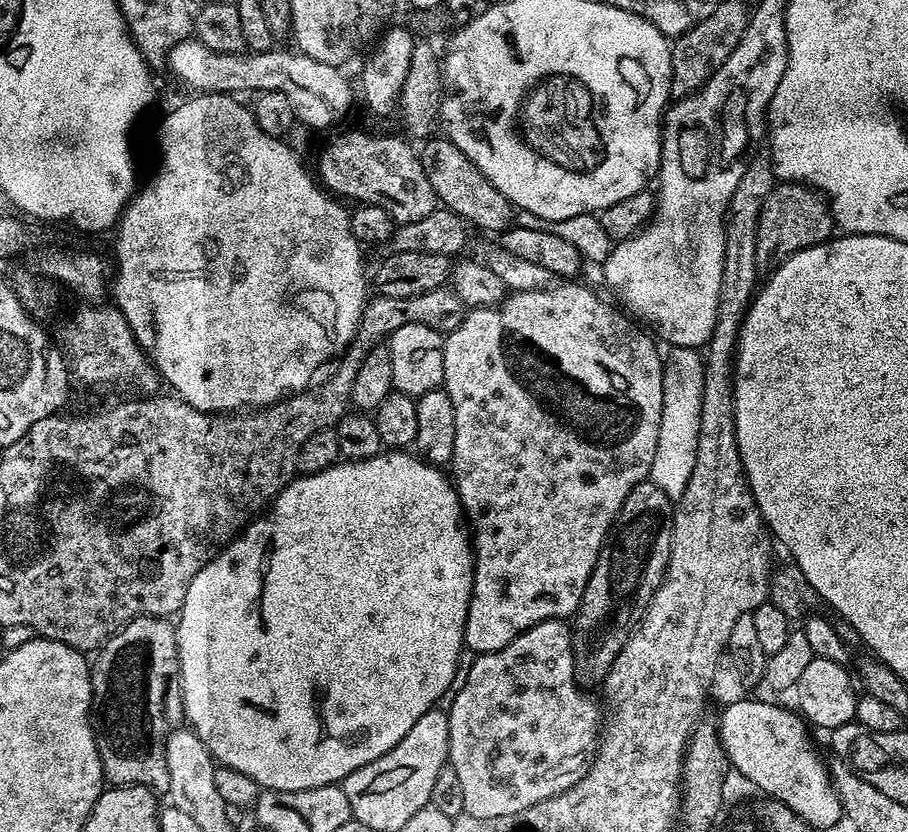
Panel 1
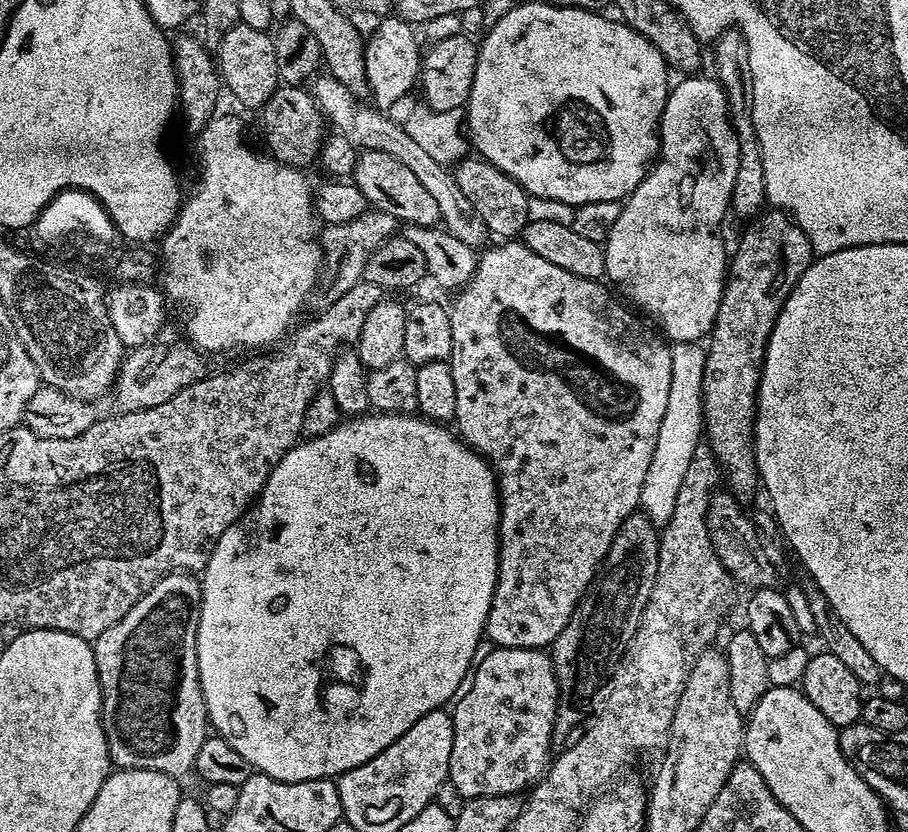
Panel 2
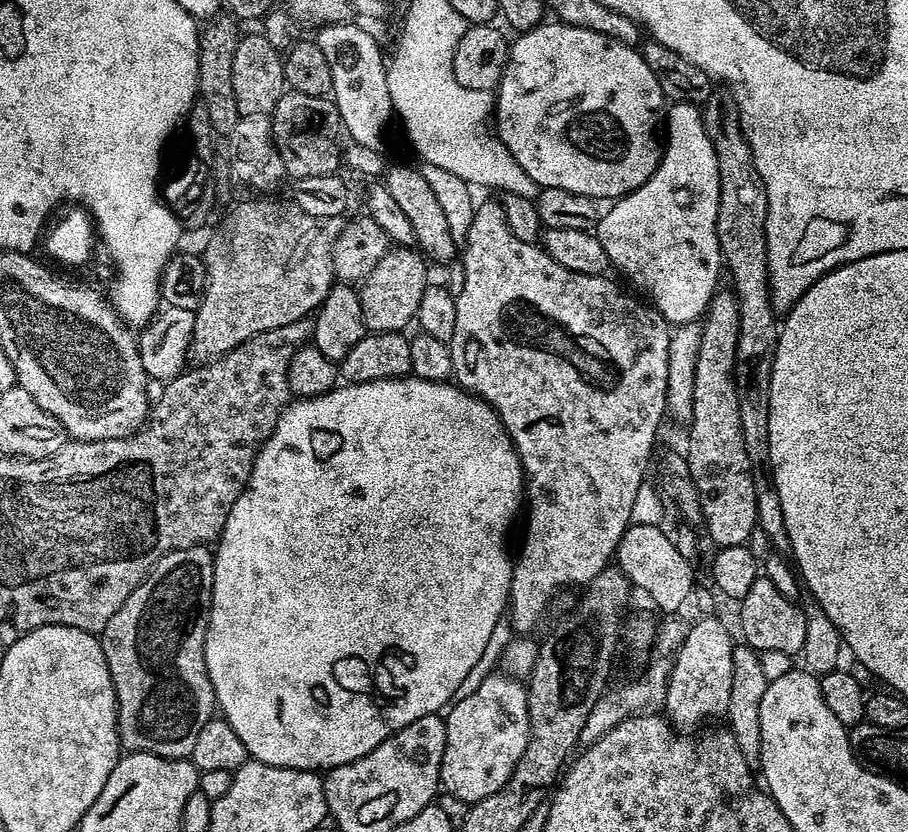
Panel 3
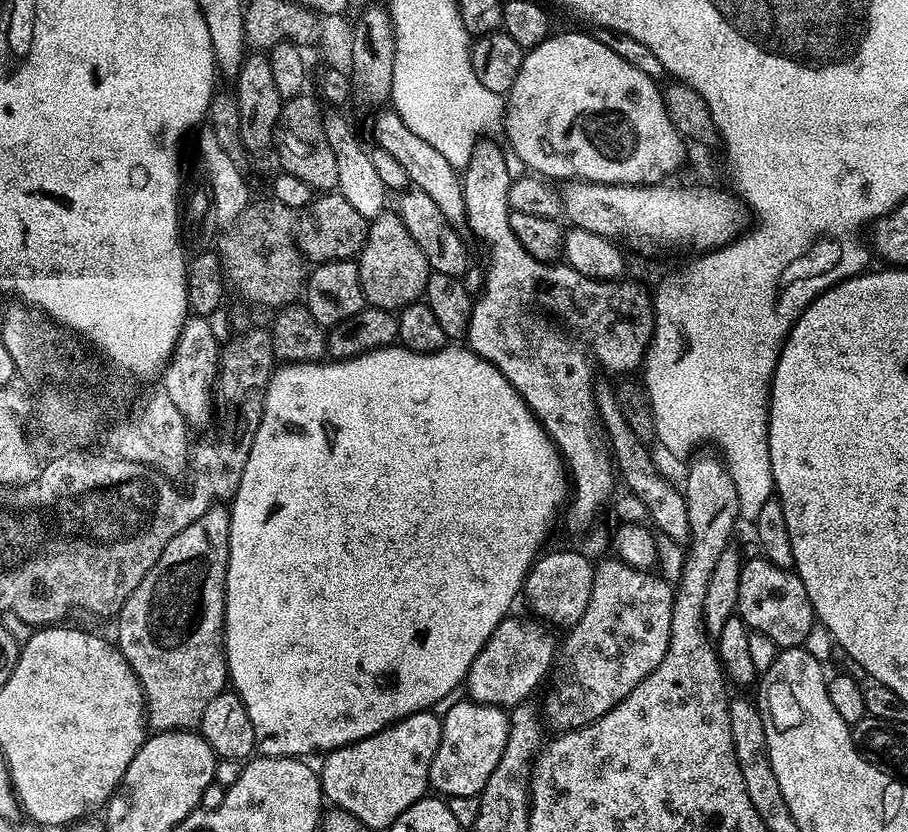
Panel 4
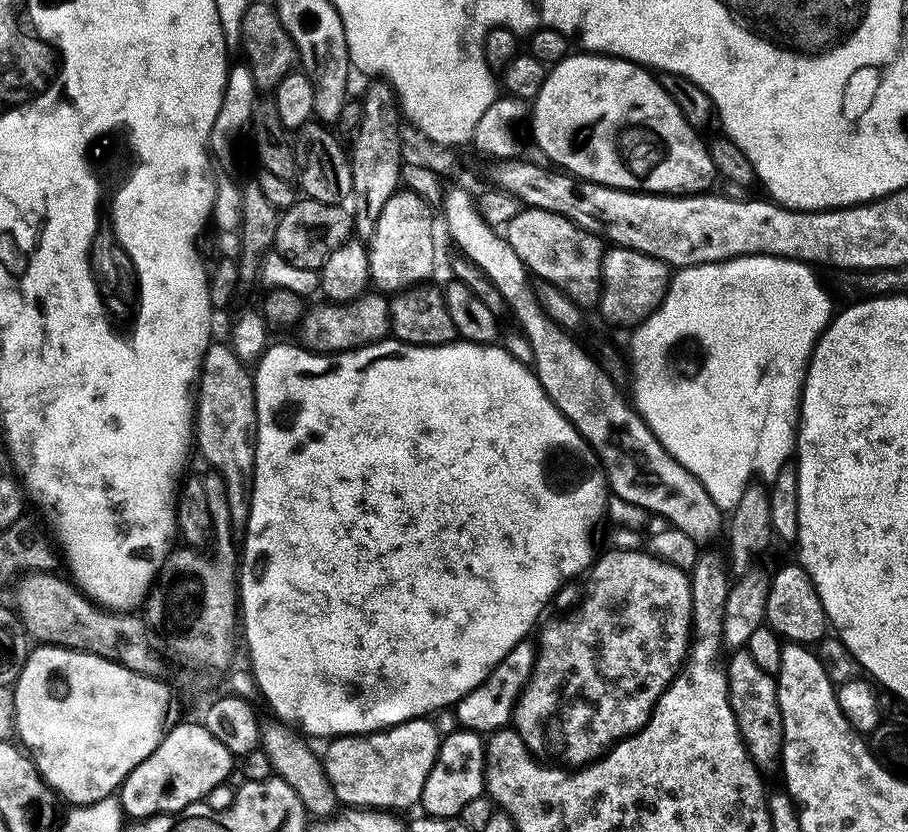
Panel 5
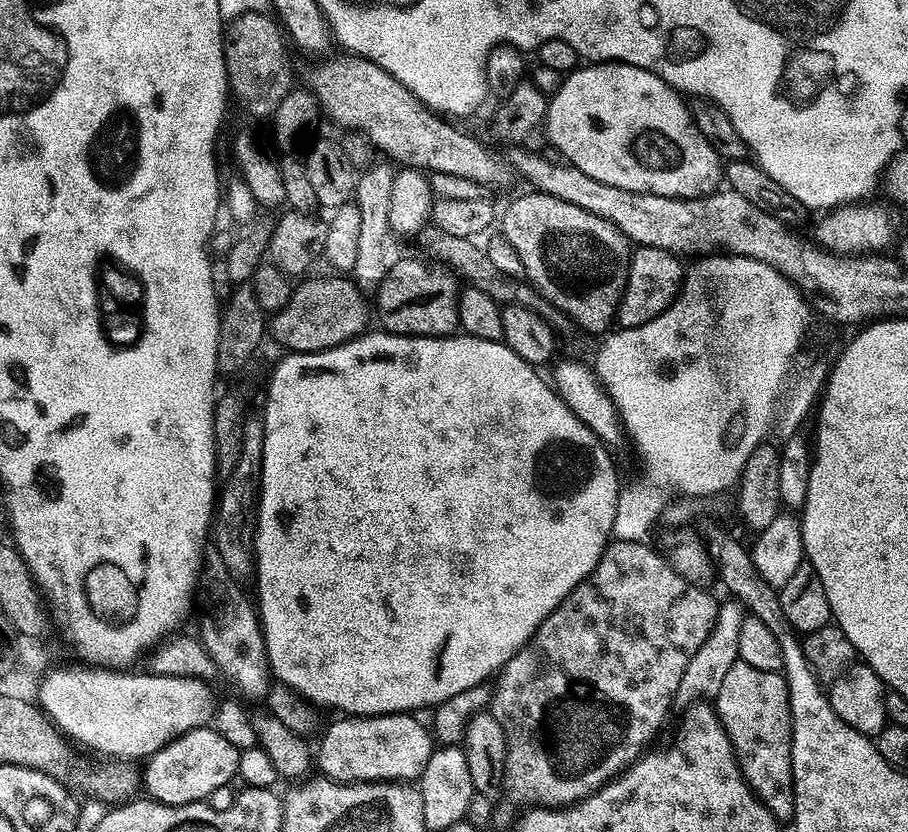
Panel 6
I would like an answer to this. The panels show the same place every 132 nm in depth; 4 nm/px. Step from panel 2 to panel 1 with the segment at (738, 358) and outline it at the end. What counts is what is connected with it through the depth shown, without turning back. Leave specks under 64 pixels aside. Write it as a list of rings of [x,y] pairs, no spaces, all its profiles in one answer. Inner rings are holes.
[[[803,182],[777,183],[770,190],[766,202],[762,202],[762,214],[758,214],[756,267],[760,270],[777,268],[795,252],[822,244],[833,236],[832,205],[820,189]]]

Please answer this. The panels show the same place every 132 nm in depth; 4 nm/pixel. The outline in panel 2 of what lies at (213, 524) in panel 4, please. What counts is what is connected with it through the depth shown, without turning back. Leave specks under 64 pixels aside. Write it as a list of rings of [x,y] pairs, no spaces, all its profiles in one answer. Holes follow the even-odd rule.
[[[191,572],[168,573],[129,610],[122,622],[114,622],[92,644],[104,696],[100,720],[104,723],[109,761],[117,769],[145,768],[177,778],[184,778],[195,769],[198,750],[202,750],[202,742],[210,735],[196,649],[201,587],[201,581]]]

